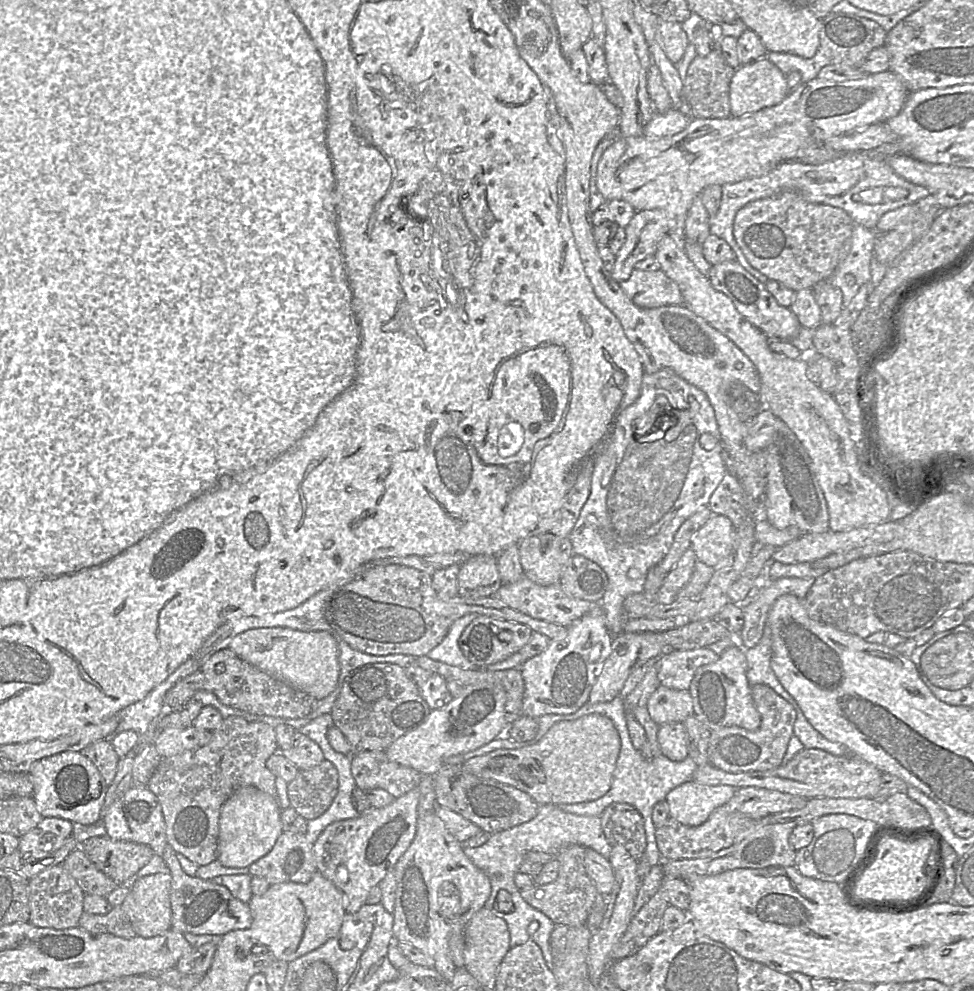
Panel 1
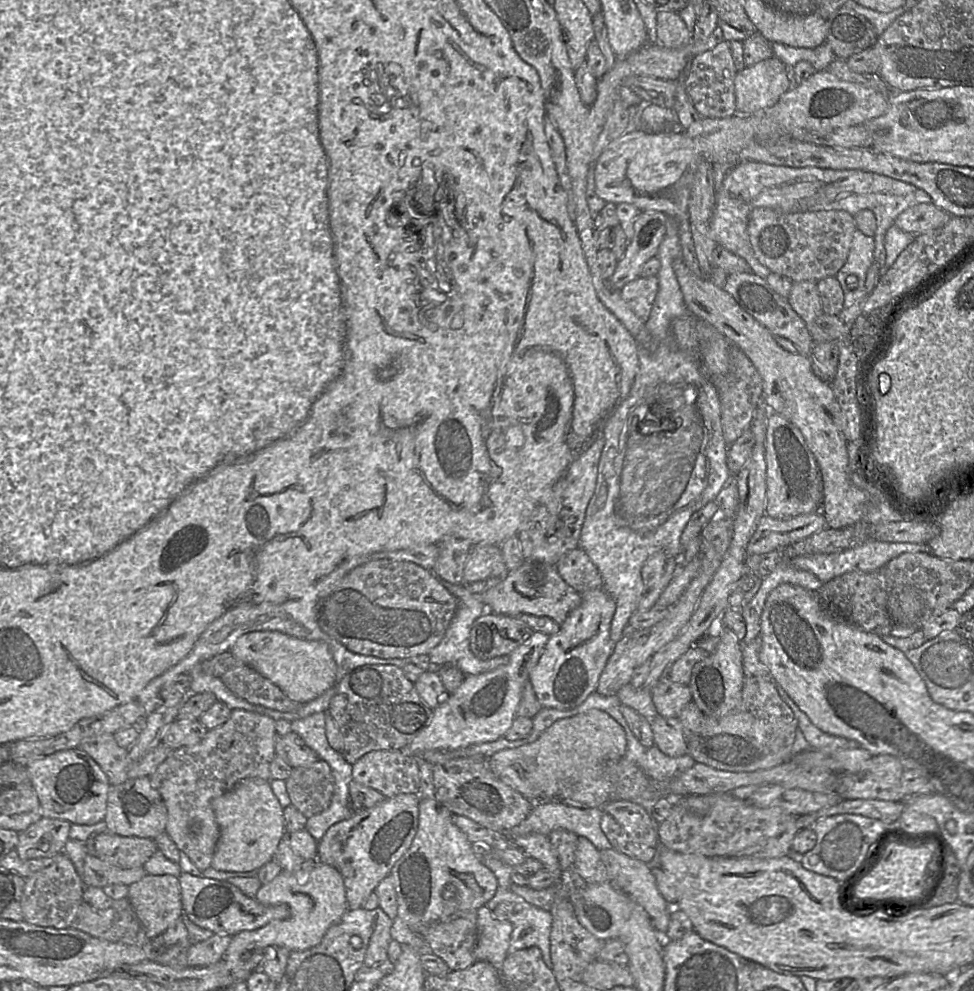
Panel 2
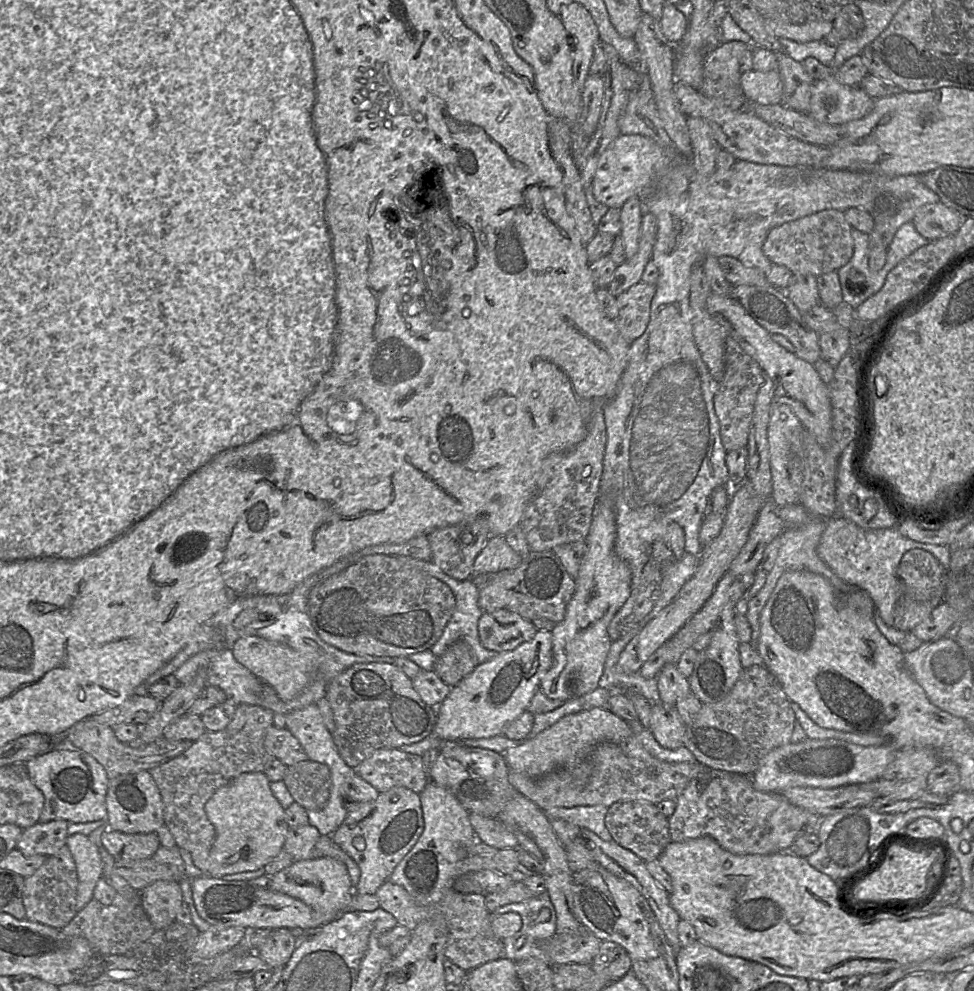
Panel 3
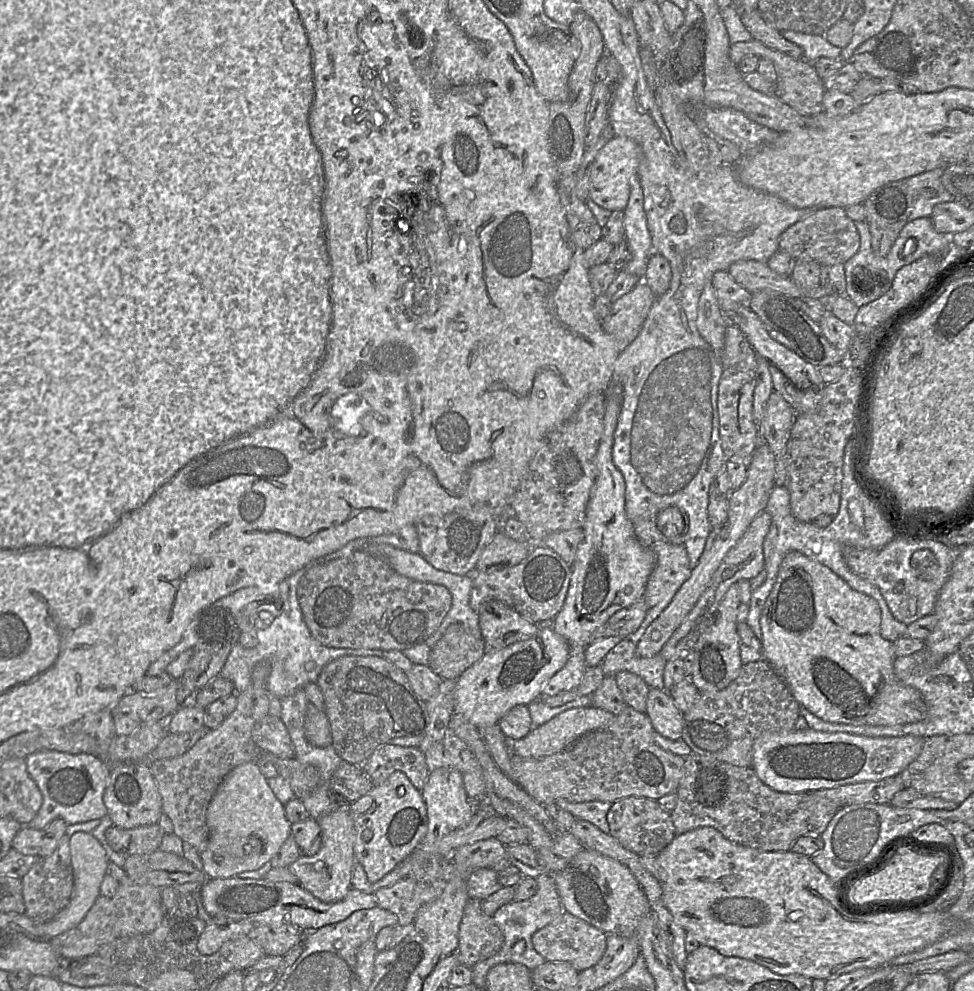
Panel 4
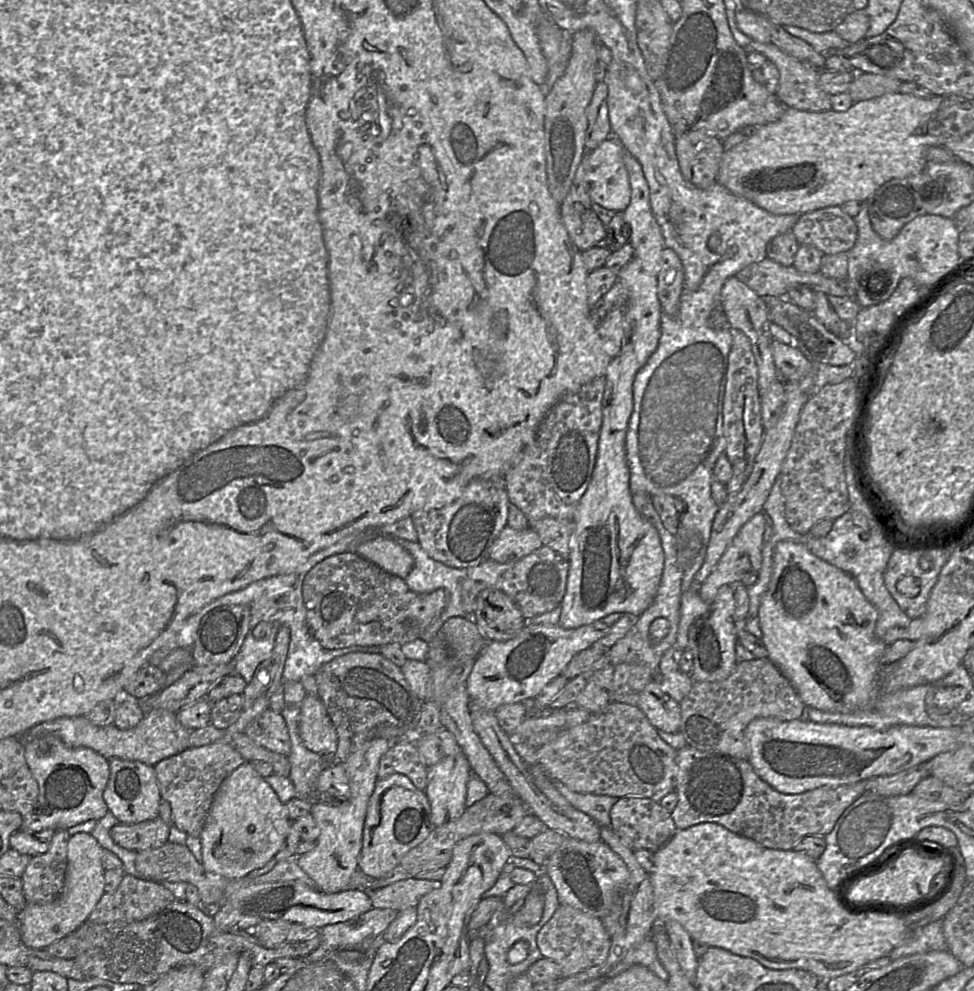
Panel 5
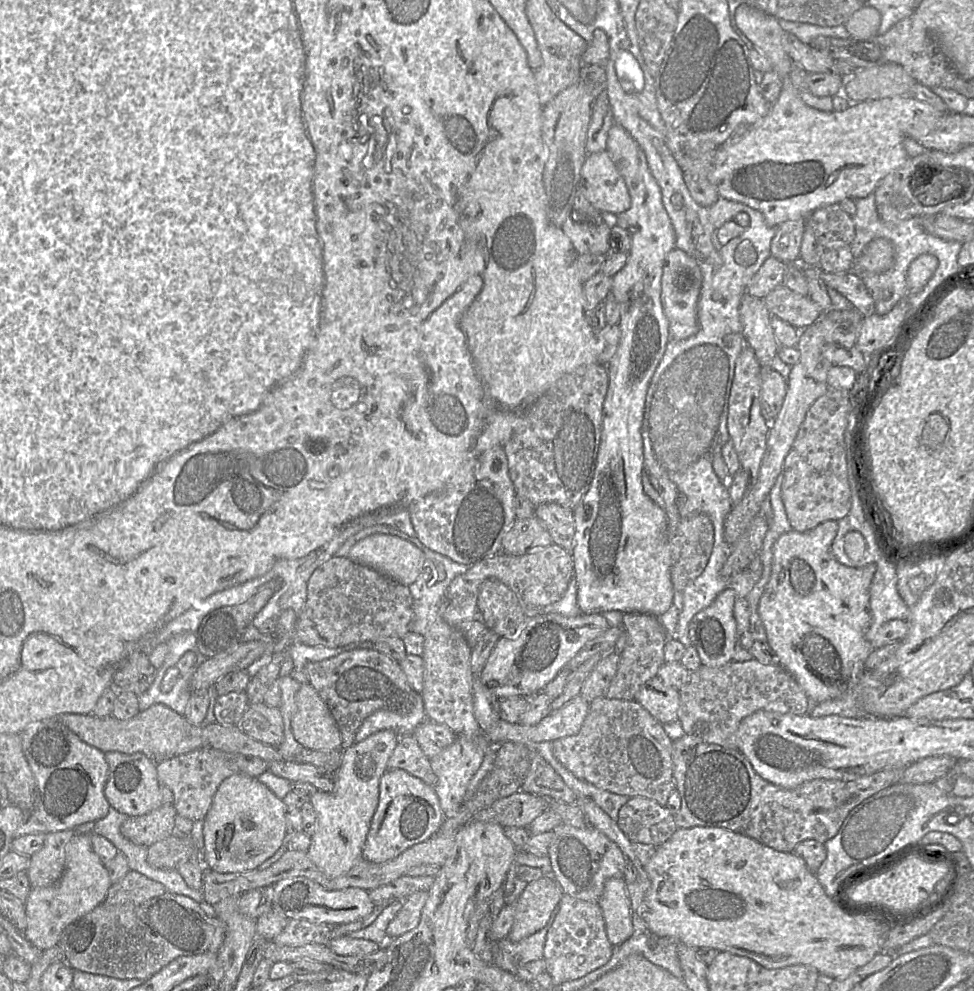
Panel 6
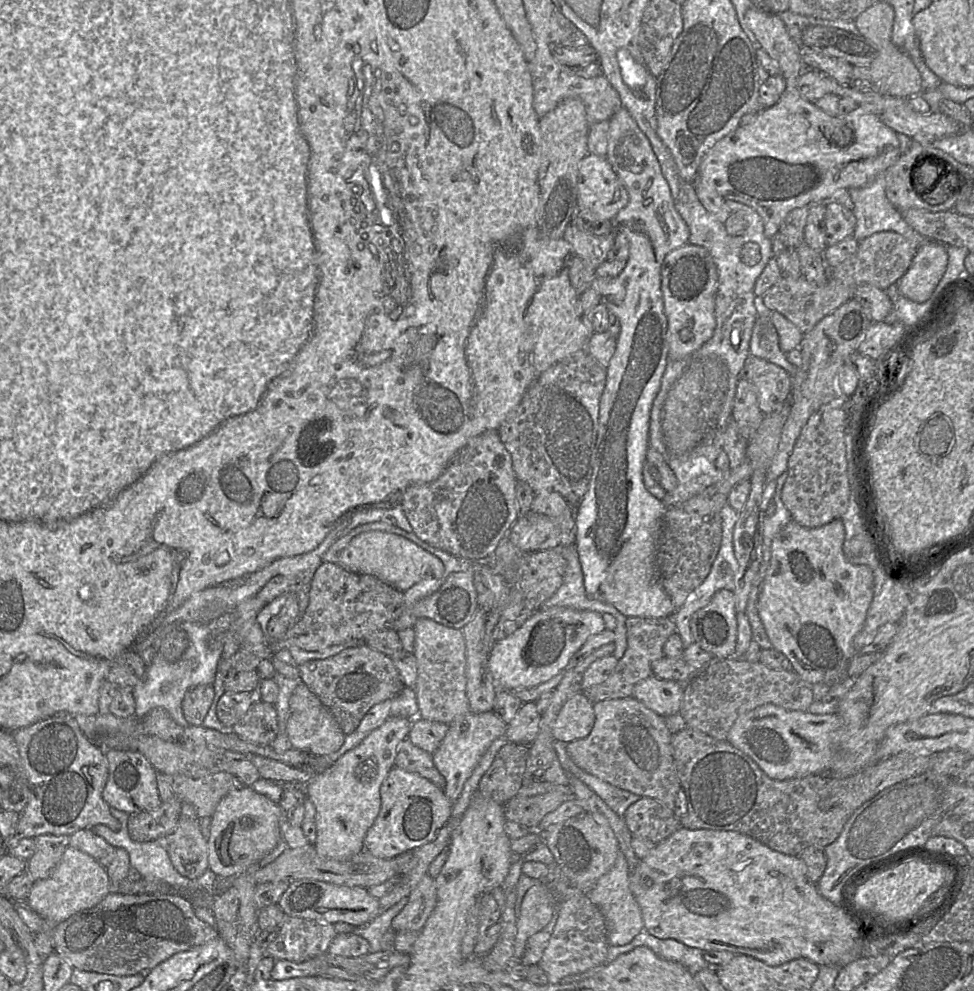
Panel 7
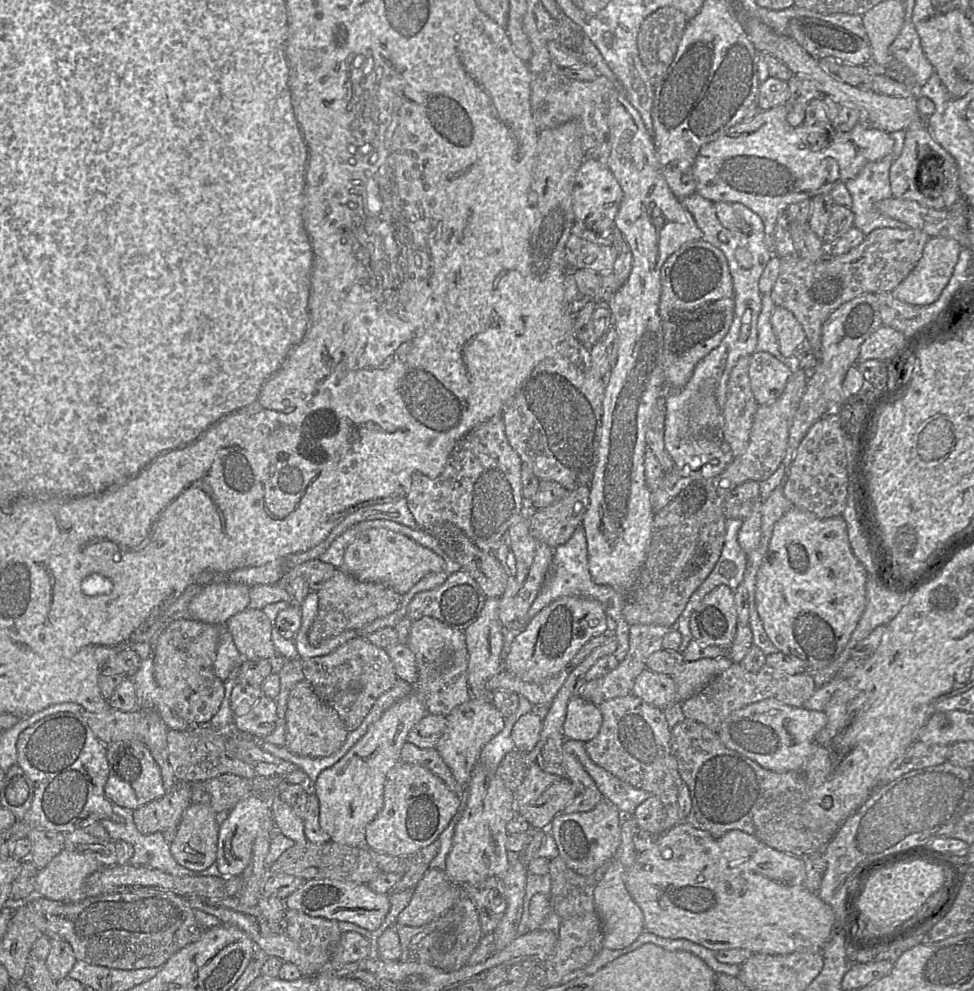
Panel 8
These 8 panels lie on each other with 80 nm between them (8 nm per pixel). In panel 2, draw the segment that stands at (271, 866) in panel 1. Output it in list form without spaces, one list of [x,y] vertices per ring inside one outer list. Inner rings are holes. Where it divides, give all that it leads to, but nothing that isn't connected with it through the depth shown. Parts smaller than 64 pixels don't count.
[[[306,829],[285,831],[272,860],[279,864],[282,871],[291,873],[312,868],[318,862],[317,843]]]

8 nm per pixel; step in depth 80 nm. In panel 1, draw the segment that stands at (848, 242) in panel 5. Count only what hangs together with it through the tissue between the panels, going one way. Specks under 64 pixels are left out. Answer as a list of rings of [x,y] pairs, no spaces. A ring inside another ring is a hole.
[[[787,191],[742,207],[735,216],[733,233],[755,269],[797,292],[813,288],[832,276],[840,263],[843,245],[852,237],[854,225],[844,210],[813,204],[797,192]]]

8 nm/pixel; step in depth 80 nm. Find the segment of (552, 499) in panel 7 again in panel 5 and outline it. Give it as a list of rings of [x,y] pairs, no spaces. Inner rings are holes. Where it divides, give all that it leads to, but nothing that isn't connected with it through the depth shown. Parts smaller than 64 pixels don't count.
[[[542,518],[534,521],[531,527],[538,533],[542,546],[549,547],[562,558],[570,555],[570,539],[574,532],[574,522],[556,518]]]

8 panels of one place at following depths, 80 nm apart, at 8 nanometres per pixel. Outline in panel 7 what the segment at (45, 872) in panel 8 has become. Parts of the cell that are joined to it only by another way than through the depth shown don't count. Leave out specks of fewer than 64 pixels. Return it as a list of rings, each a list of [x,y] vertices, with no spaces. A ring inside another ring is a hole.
[[[67,846],[52,874],[33,882],[27,897],[29,907],[49,926],[55,926],[72,915],[91,908],[112,891],[112,884],[104,866],[90,855]]]

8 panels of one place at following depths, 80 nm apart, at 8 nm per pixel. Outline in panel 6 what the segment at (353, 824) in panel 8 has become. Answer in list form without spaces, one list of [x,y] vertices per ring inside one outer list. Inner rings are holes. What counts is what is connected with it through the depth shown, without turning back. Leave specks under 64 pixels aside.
[[[381,730],[354,743],[342,752],[340,766],[334,774],[333,791],[326,793],[317,790],[310,796],[309,801],[315,812],[316,831],[306,853],[326,876],[339,877],[362,858],[364,842],[378,805],[379,782],[387,771],[387,761],[399,737],[392,730]]]

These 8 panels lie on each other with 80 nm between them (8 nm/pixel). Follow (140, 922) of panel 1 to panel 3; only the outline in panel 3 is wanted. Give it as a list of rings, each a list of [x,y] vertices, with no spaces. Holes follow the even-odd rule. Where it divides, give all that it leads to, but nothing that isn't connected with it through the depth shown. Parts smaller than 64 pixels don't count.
[[[158,880],[140,890],[143,909],[155,930],[176,921],[183,904],[179,881]]]

